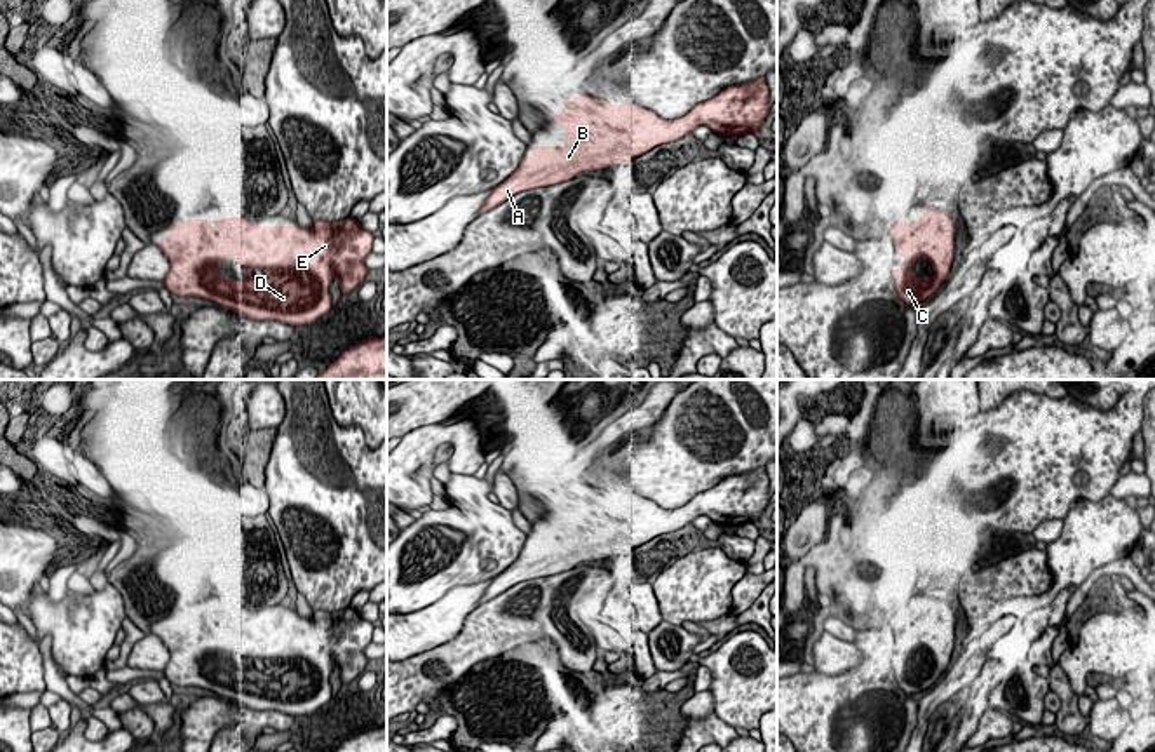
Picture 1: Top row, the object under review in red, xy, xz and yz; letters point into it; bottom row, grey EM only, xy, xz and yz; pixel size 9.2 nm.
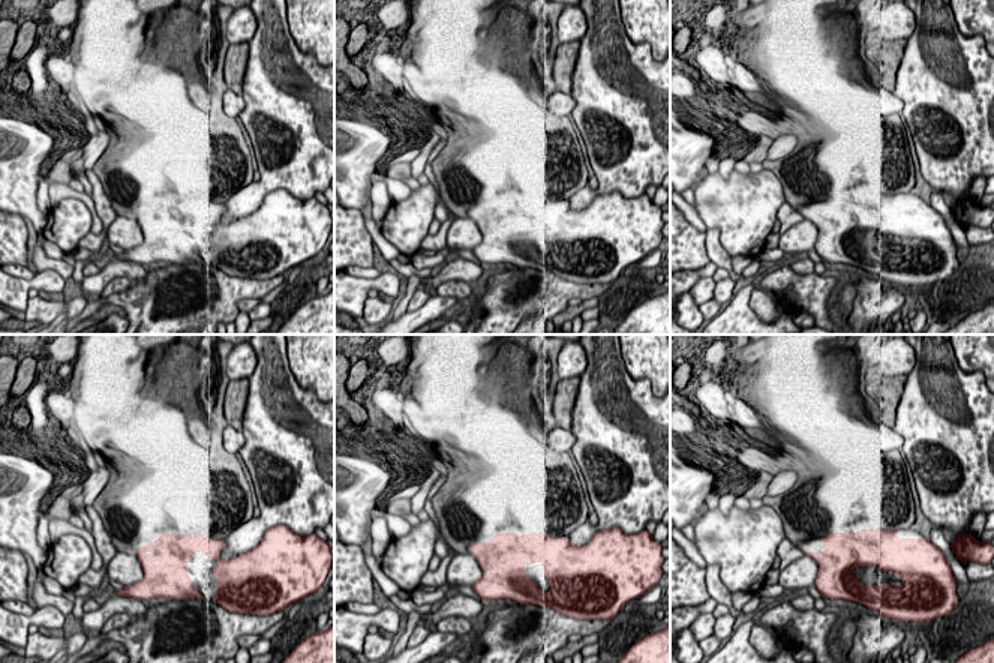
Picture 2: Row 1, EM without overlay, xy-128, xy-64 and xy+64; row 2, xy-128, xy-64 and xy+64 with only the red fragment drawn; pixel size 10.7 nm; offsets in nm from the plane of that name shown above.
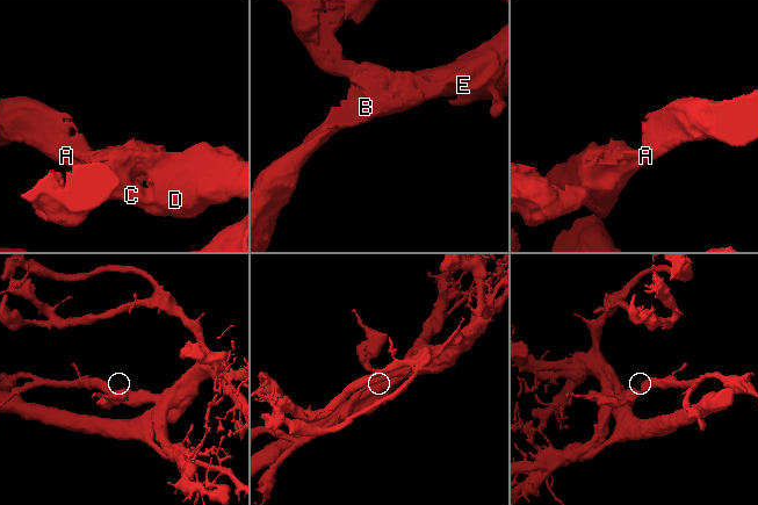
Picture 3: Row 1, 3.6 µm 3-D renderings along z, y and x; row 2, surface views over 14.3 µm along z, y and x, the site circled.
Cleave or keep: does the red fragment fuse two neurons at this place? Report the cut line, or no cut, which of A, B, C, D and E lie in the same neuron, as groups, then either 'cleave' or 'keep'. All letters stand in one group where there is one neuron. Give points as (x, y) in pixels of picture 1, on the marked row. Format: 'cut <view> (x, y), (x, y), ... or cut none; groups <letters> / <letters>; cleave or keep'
cut none; groups A B C D E; keep

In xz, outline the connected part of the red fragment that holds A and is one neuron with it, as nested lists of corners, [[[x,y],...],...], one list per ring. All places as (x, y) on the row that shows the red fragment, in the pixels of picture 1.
[[[767,78],[725,87],[695,104],[685,117],[662,118],[636,103],[608,104],[582,94],[566,103],[559,115],[547,117],[564,129],[563,146],[533,146],[516,171],[495,186],[479,214],[503,204],[516,193],[552,186],[577,178],[580,172],[608,169],[631,162],[639,155],[674,143],[699,125],[713,132],[737,138],[751,132],[761,143],[760,127],[770,113]]]

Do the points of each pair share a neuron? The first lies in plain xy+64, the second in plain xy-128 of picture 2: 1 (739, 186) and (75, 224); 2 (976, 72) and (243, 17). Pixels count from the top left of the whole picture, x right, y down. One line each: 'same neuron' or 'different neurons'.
1: same neuron
2: different neurons

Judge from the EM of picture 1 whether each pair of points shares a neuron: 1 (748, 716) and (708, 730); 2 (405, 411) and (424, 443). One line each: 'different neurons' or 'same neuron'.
1: different neurons
2: different neurons

